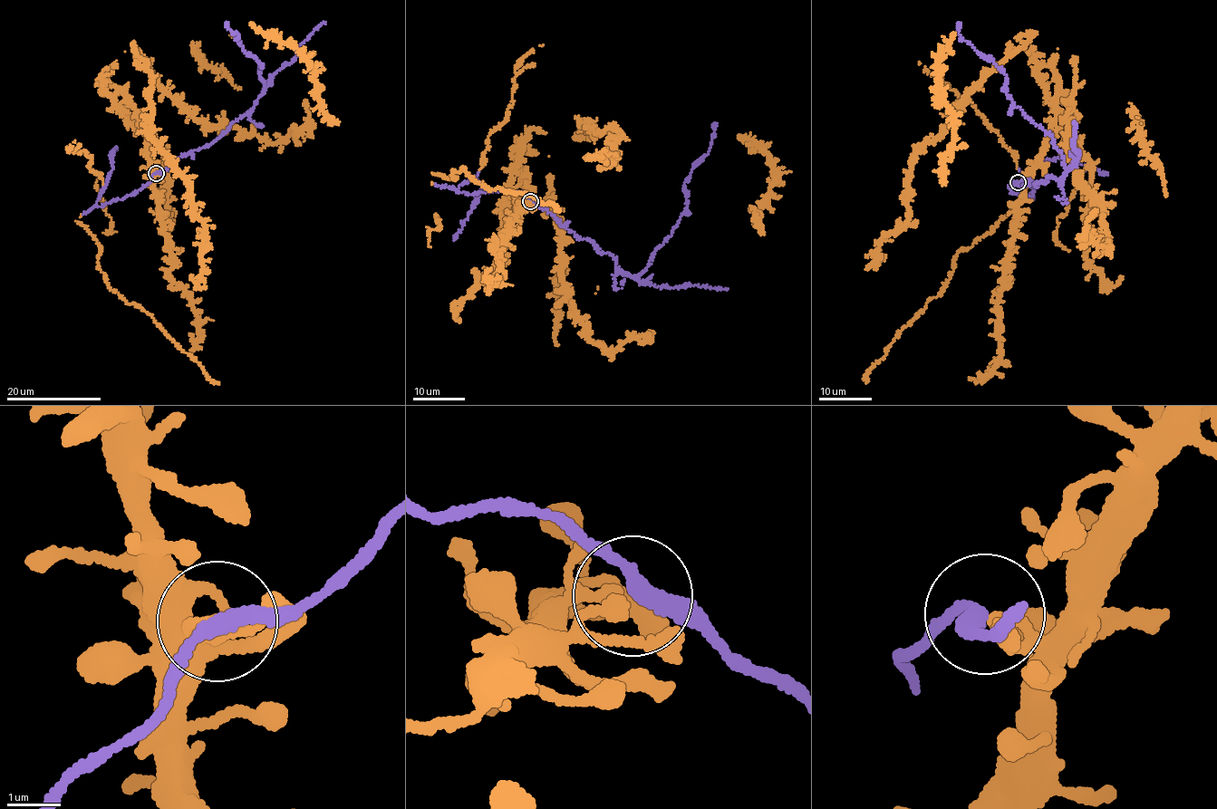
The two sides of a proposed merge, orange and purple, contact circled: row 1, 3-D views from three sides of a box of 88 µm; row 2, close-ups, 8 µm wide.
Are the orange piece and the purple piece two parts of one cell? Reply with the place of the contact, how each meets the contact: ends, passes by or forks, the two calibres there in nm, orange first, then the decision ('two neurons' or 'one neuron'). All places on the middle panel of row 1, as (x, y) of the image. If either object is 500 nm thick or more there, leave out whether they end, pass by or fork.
(530, 201) | orange ends | purple passes by | 240/280 nm | one neuron

